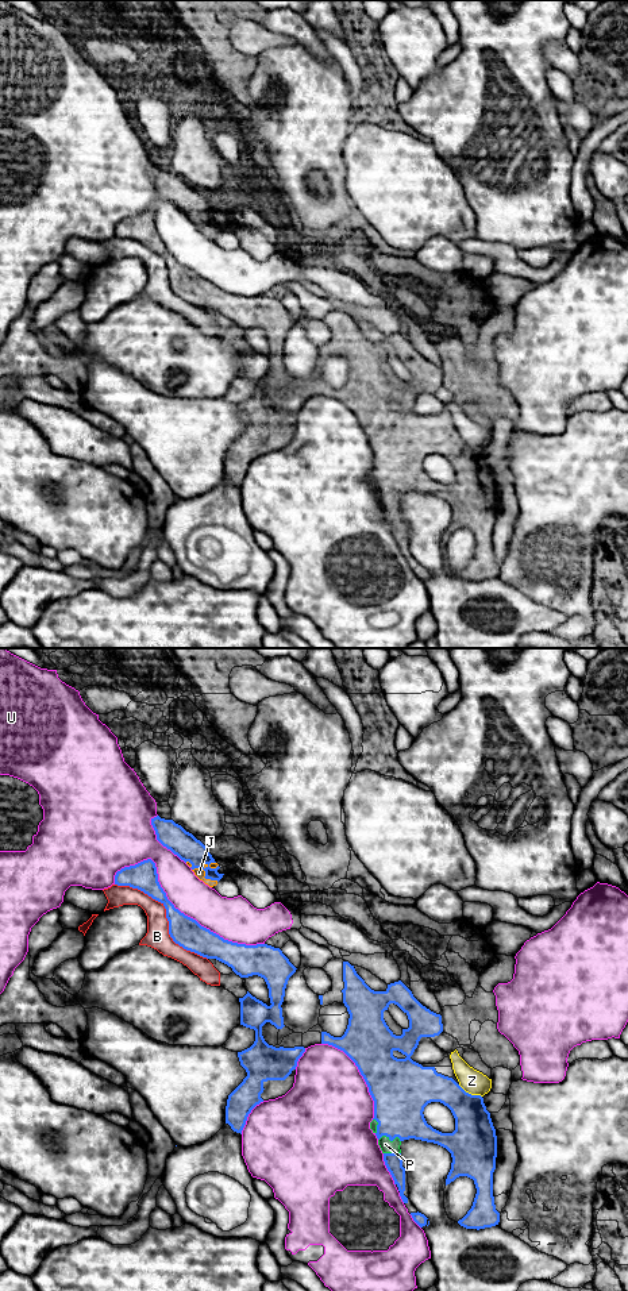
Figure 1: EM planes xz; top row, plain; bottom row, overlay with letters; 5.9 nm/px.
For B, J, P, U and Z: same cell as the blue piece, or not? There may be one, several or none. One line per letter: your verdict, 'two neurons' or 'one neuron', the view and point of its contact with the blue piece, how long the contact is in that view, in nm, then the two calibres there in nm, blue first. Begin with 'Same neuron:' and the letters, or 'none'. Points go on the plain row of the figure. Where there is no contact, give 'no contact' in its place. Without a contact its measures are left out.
Same neuron: J, P
B: two neurons | xz (166, 268) | 700 nm | 180/140 nm
J: one neuron | xz (203, 220) | 240 nm | 160/60 nm
P: one neuron | xz (389, 490) | 140 nm | 300/80 nm
U: two neurons | xz (177, 261) | 1000 nm | 180/220 nm
Z: two neurons | xz (470, 446) | 160 nm | 260/140 nm

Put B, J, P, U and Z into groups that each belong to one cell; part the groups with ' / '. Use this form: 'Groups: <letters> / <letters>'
Groups: B / J P / U / Z

